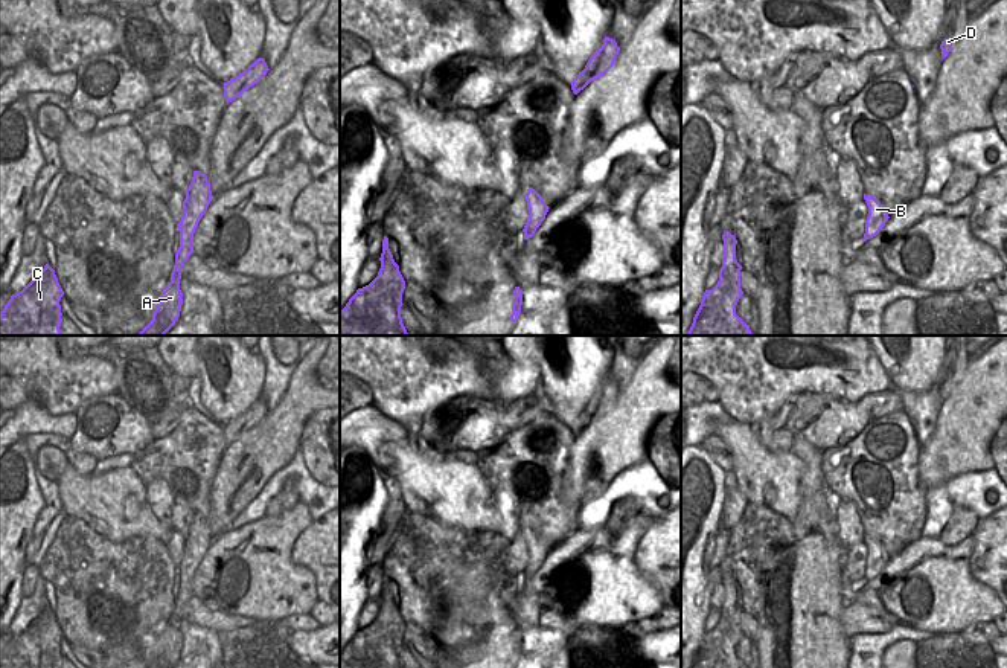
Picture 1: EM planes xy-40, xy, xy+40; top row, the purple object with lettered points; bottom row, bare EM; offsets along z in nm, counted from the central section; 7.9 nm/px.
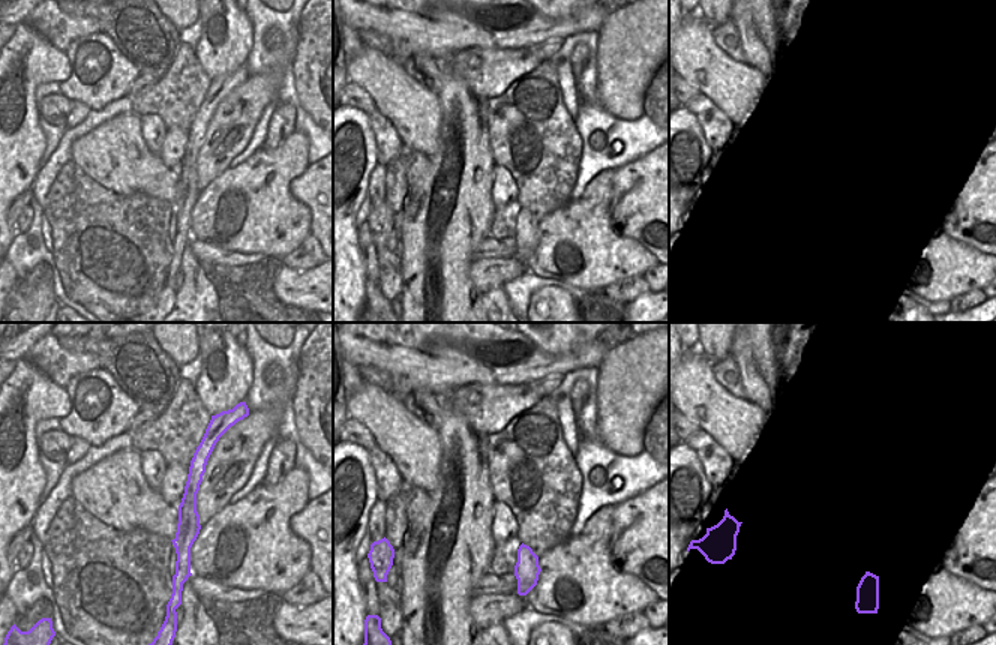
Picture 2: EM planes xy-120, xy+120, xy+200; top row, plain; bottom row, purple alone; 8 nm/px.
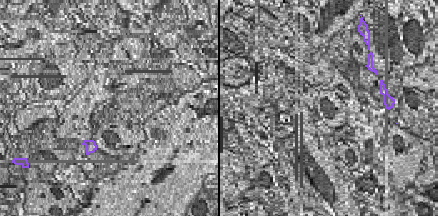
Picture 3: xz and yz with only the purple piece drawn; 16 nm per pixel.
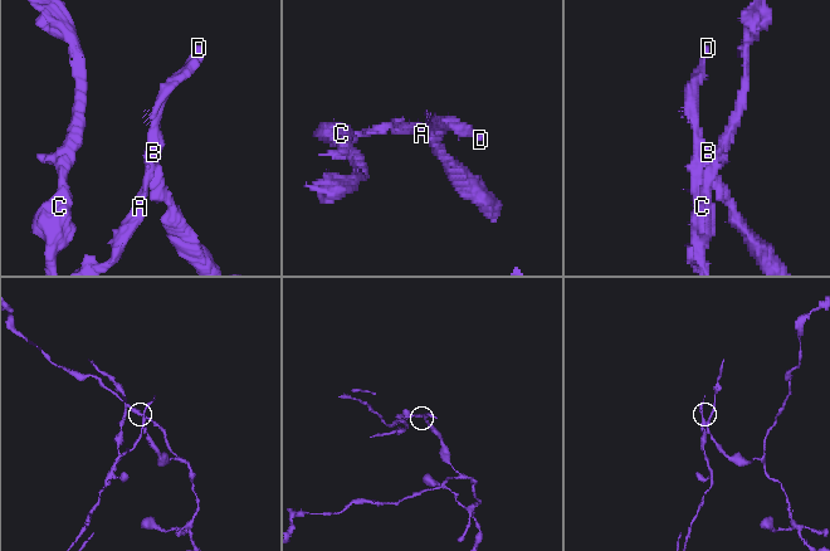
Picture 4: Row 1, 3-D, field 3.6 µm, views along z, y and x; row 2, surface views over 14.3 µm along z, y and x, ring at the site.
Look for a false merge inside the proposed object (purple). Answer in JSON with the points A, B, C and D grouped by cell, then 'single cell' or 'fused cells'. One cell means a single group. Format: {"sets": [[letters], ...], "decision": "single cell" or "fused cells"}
{"sets": [["A", "C", "D"], ["B"]], "decision": "fused cells"}

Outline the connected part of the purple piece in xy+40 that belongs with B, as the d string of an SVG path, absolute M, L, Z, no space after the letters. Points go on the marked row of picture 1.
M864 194L864 200L868 206L864 233L864 239L867 241L882 230L890 217L885 214L885 207L874 197Z

